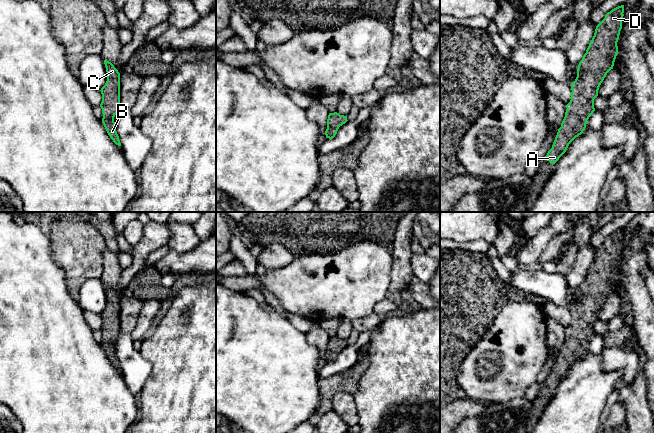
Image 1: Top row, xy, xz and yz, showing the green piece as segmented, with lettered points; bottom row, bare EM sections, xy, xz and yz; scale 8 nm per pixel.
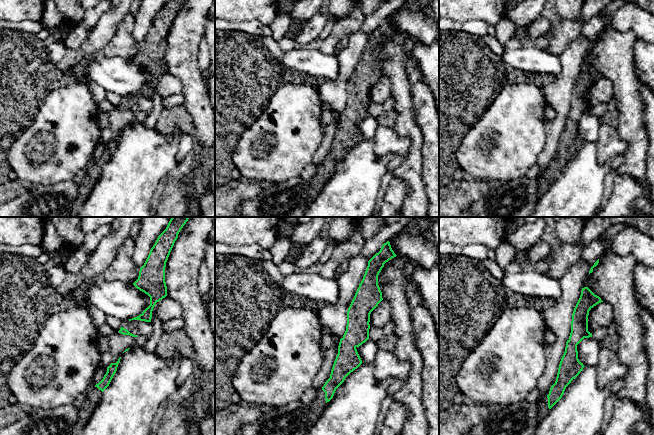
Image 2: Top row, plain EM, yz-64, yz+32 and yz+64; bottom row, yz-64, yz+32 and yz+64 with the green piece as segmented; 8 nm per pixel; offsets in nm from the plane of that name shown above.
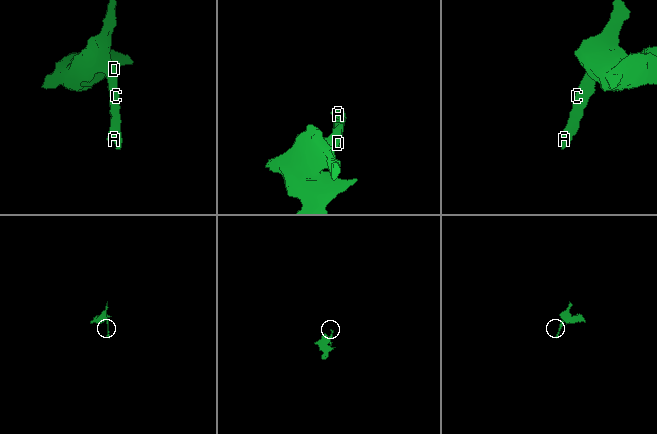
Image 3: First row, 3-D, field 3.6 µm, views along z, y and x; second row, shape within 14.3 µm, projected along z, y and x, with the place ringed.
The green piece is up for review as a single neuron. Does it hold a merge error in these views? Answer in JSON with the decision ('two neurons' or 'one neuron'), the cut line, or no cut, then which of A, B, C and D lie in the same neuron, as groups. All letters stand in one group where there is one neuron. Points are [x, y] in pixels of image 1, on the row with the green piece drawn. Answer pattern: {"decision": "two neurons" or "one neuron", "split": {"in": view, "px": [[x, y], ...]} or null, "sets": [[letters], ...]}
{"decision": "one neuron", "split": null, "sets": [["A", "B", "C", "D"]]}

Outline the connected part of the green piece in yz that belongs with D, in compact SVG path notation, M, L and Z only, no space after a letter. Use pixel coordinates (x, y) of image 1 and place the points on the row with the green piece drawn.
M624 5L612 9L605 18L596 26L594 36L577 68L577 77L571 86L571 100L566 105L565 117L558 129L552 148L545 156L545 160L552 165L566 152L569 144L586 128L587 120L595 111L594 99L598 96L598 90L607 73L613 69L618 54L617 42L622 29Z

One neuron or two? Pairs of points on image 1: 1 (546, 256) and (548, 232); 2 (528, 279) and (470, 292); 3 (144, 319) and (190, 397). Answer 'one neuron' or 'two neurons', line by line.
1: two neurons
2: two neurons
3: two neurons

